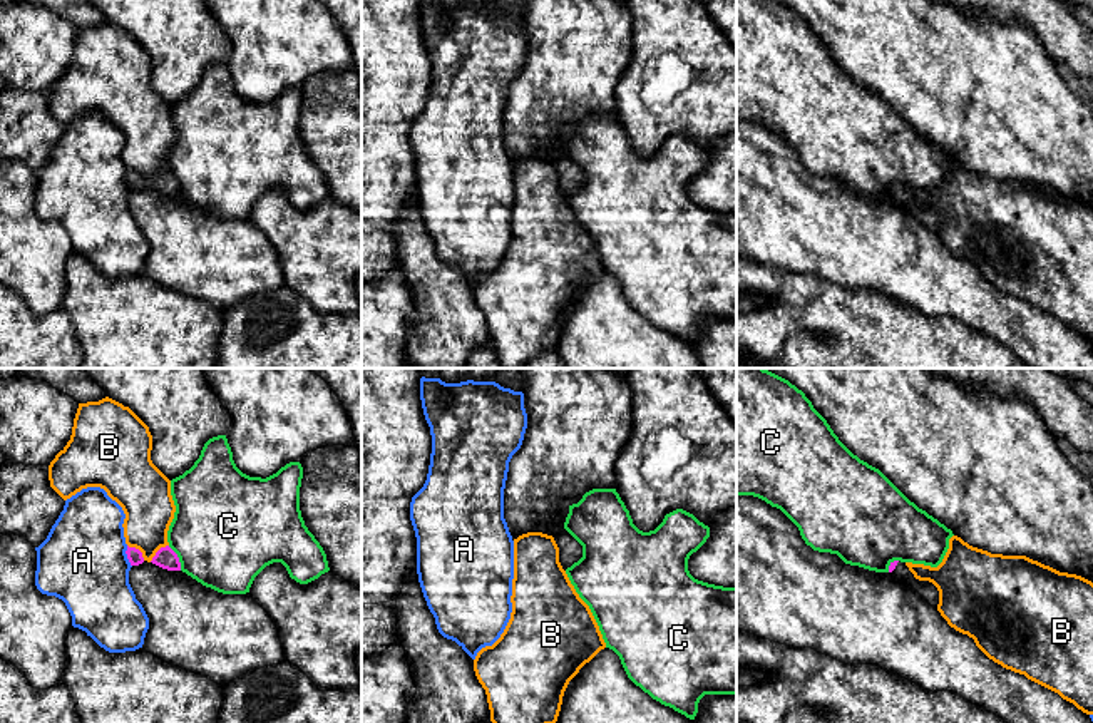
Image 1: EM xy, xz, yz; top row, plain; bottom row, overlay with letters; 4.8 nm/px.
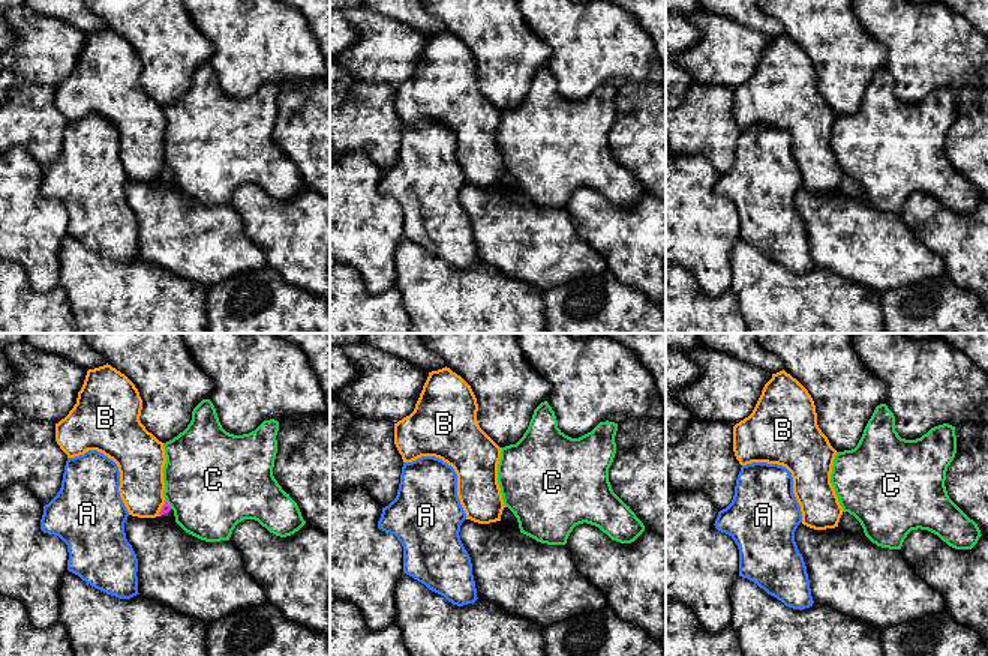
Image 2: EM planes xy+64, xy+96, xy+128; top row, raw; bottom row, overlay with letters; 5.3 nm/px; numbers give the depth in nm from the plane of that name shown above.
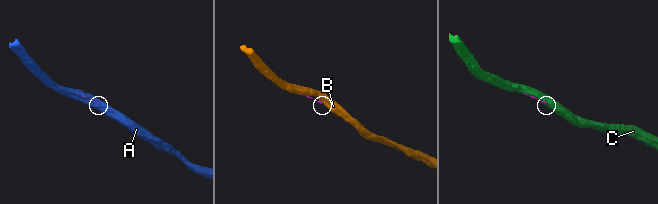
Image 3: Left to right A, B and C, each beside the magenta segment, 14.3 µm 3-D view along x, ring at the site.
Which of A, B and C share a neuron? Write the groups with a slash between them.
A / B / C

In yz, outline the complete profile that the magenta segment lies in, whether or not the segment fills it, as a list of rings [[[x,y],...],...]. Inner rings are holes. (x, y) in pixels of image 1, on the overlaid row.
[[[901,561],[890,562],[889,572],[895,579],[912,586],[931,606],[937,608],[937,604],[939,604],[939,591],[937,591],[937,587],[929,581],[916,579],[914,574],[906,566],[906,562],[901,562]]]

